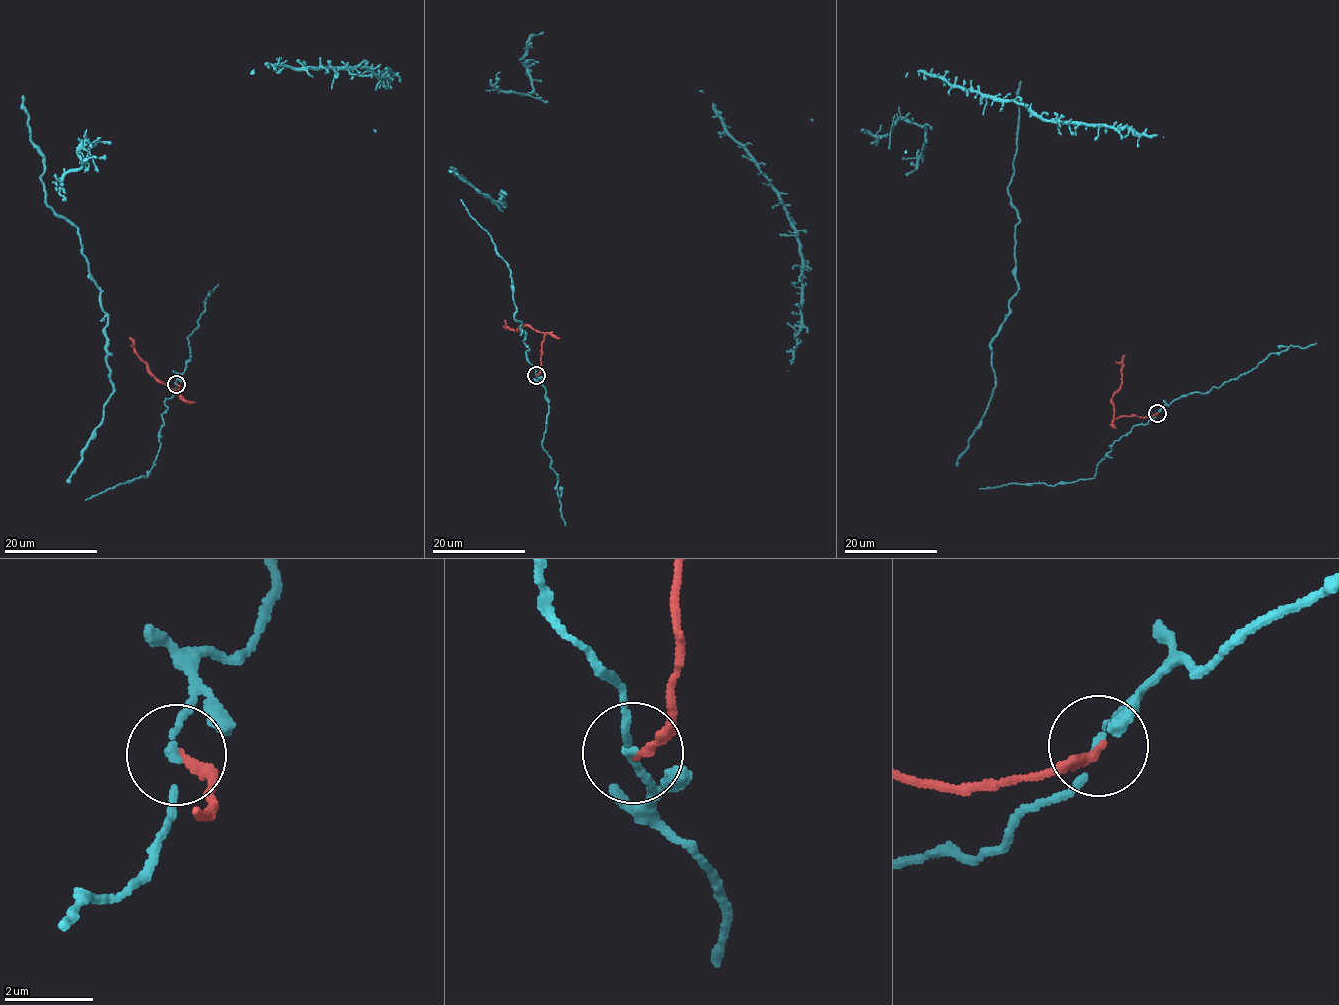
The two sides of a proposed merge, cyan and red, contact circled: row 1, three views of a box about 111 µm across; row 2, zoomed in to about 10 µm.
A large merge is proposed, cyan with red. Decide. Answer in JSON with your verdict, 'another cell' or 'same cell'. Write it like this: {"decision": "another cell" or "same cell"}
{"decision": "another cell"}

